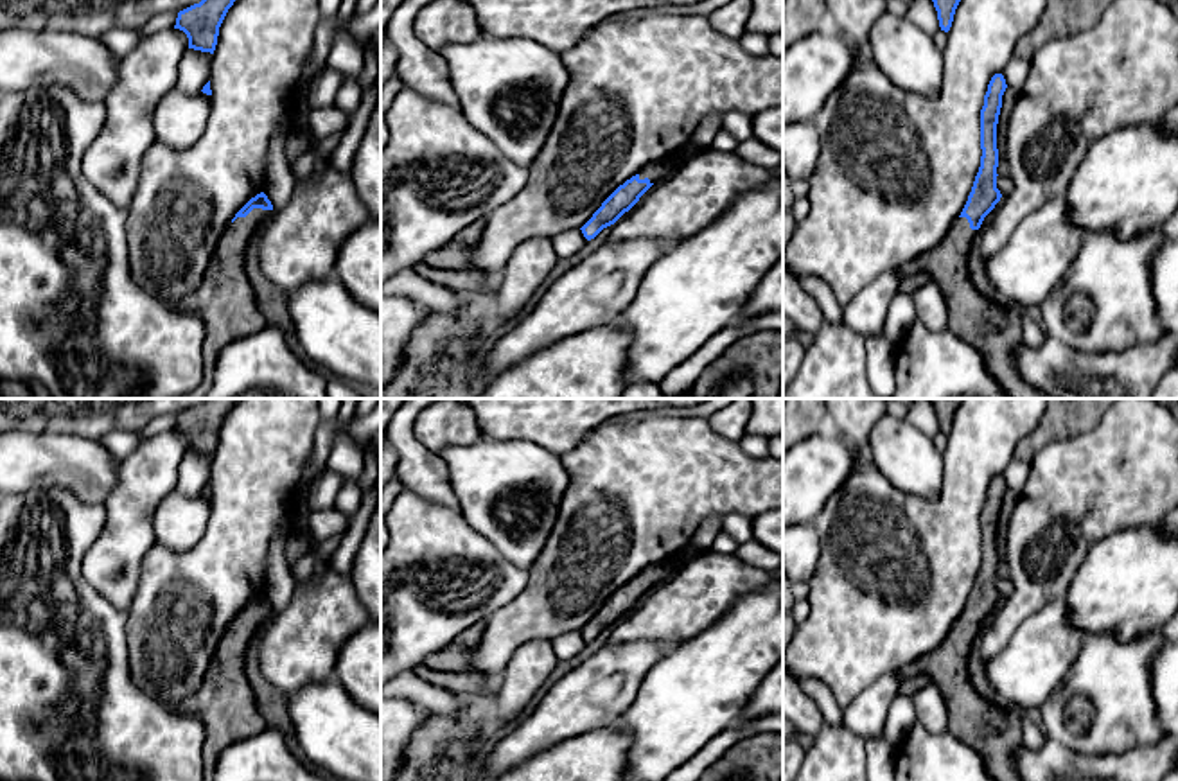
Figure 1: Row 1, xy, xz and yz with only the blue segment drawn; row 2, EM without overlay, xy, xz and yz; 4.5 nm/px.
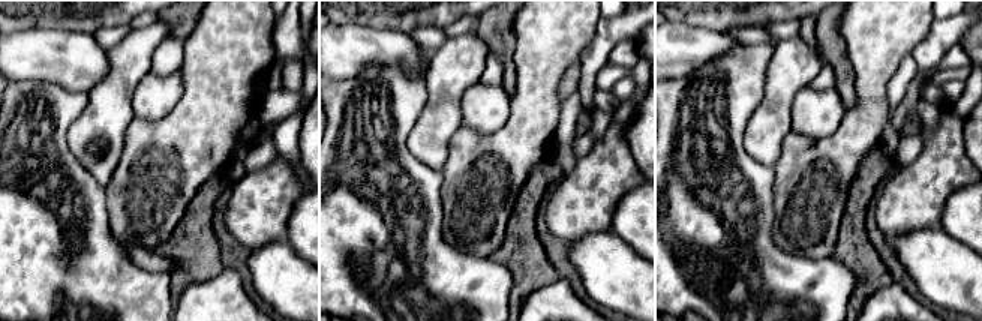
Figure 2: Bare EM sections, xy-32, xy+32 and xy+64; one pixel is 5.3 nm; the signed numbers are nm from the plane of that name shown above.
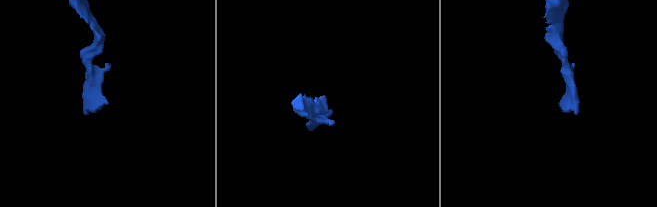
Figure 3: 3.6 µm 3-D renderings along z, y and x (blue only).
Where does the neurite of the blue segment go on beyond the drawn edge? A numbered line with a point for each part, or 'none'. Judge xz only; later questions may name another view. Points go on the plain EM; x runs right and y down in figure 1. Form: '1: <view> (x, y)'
1: xz (659, 573)

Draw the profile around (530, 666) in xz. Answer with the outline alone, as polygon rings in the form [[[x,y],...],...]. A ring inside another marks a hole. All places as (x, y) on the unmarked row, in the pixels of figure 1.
[[[533,641],[521,646],[508,663],[497,689],[494,722],[519,716],[557,664],[558,657],[551,641]]]

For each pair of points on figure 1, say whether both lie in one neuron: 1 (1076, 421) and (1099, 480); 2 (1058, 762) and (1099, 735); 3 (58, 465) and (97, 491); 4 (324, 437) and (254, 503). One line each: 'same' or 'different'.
1: different
2: different
3: same
4: different

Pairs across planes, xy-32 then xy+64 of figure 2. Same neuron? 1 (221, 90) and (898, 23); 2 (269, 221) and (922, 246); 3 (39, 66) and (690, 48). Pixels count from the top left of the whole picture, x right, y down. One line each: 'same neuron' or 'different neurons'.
1: same neuron
2: different neurons
3: same neuron

